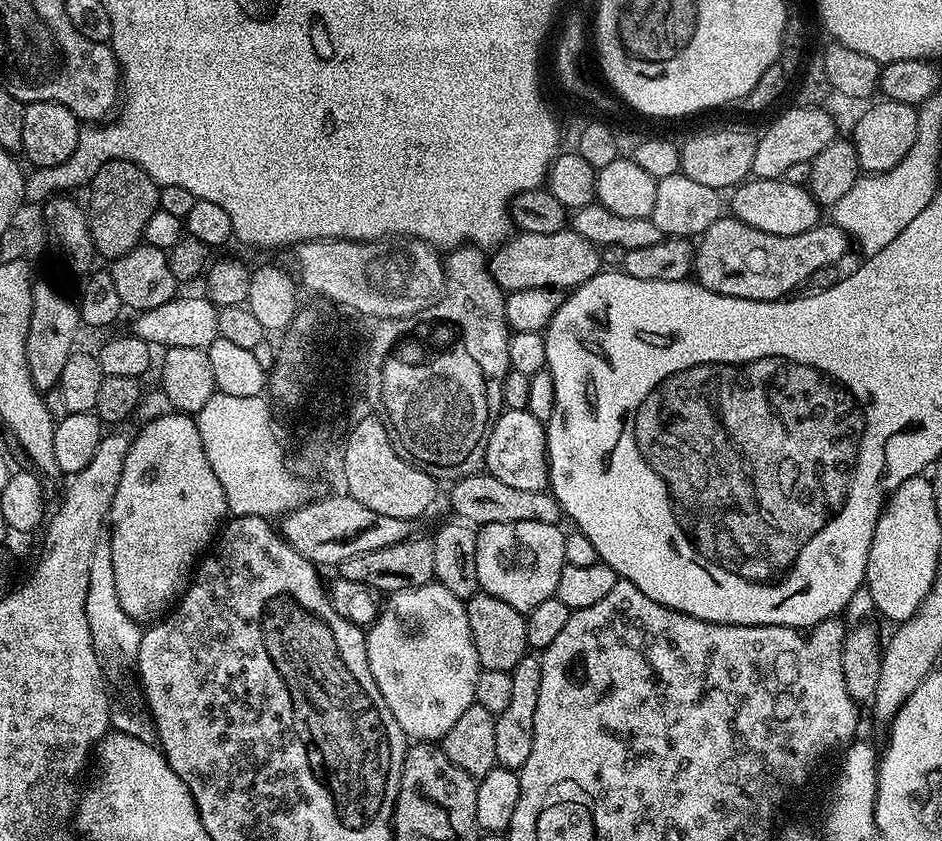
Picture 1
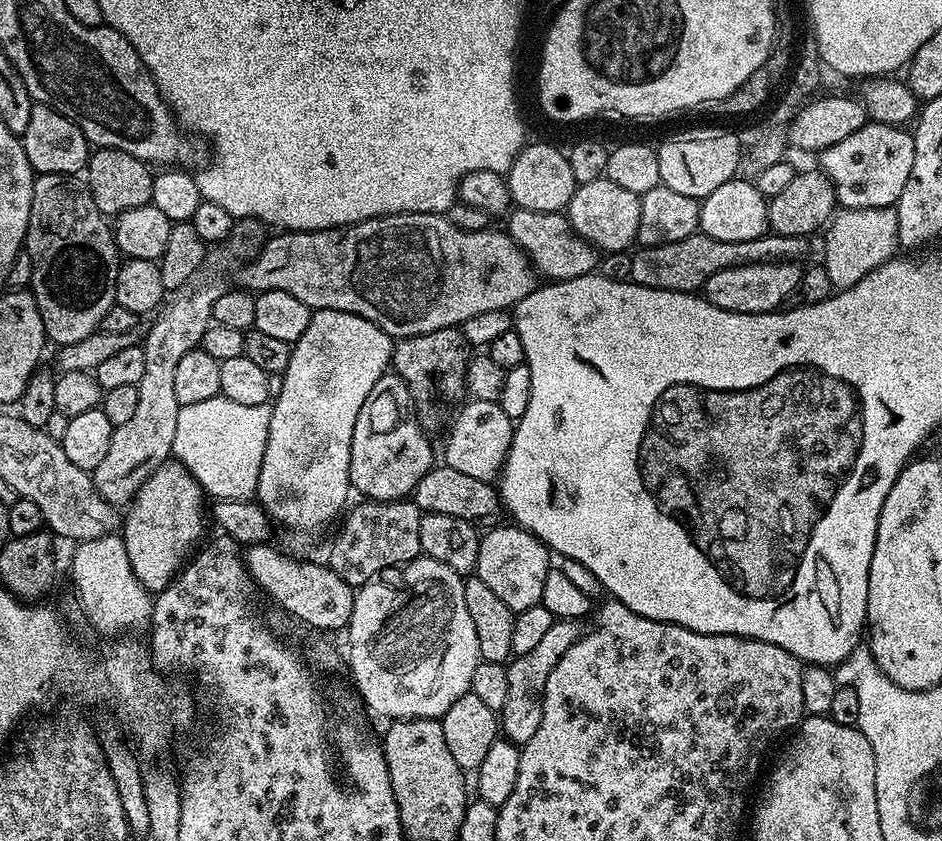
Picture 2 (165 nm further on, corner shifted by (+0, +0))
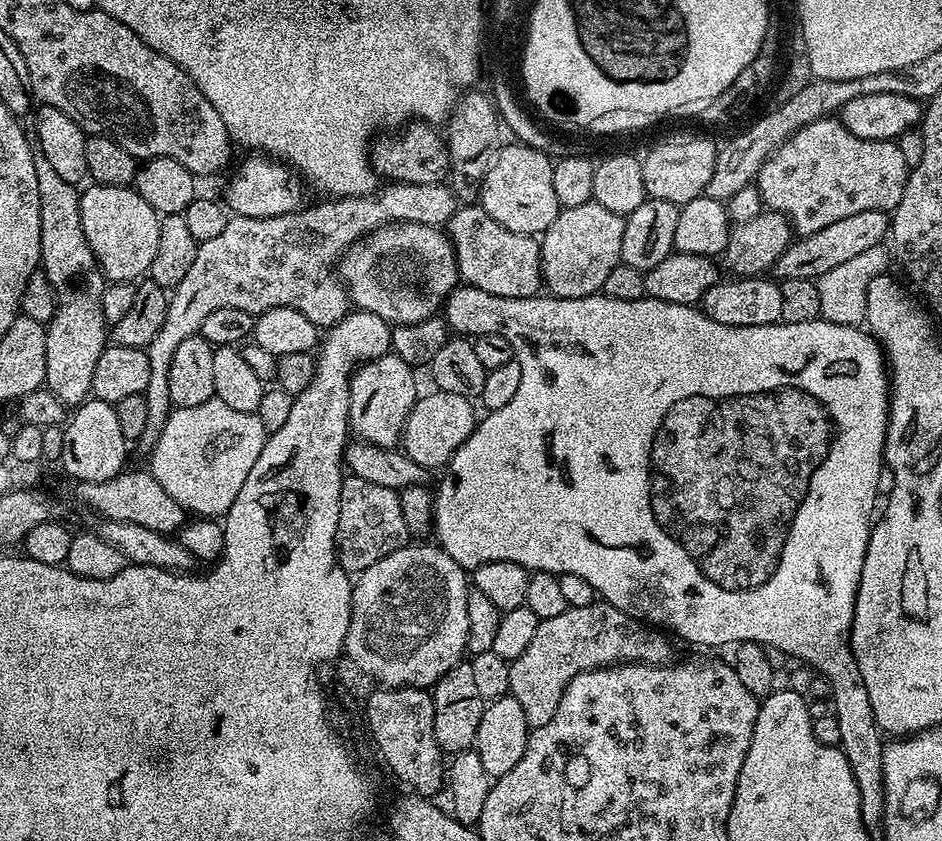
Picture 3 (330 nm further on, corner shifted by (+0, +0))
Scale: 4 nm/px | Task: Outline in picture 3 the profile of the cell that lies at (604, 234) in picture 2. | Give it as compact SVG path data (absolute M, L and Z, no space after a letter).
M595 202L561 208L558 218L542 234L540 270L542 284L553 296L582 298L601 291L610 270L620 263L625 217Z

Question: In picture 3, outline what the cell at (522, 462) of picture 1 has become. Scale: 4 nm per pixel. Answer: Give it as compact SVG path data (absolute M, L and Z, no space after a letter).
M432 390L429 396L421 395L404 423L404 455L418 462L418 466L423 468L443 469L448 459L458 450L458 446L462 446L462 442L466 442L466 438L470 438L470 434L476 429L478 415L476 416L475 407L477 408L477 405L462 394Z

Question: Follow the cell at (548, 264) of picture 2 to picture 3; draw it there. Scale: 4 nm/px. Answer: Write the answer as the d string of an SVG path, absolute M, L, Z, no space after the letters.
M476 202L457 207L448 219L446 231L456 252L461 281L467 287L498 294L498 298L530 298L541 291L540 240L537 237L506 230L502 222L494 222Z

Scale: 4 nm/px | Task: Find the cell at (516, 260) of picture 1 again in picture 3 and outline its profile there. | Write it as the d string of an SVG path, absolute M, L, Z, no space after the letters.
M397 222L381 224L379 228L354 241L338 261L338 275L348 292L348 299L361 312L378 314L390 326L413 324L437 315L444 307L444 301L461 283L460 271L456 265L456 252L448 238L447 231L435 224L418 222Z

